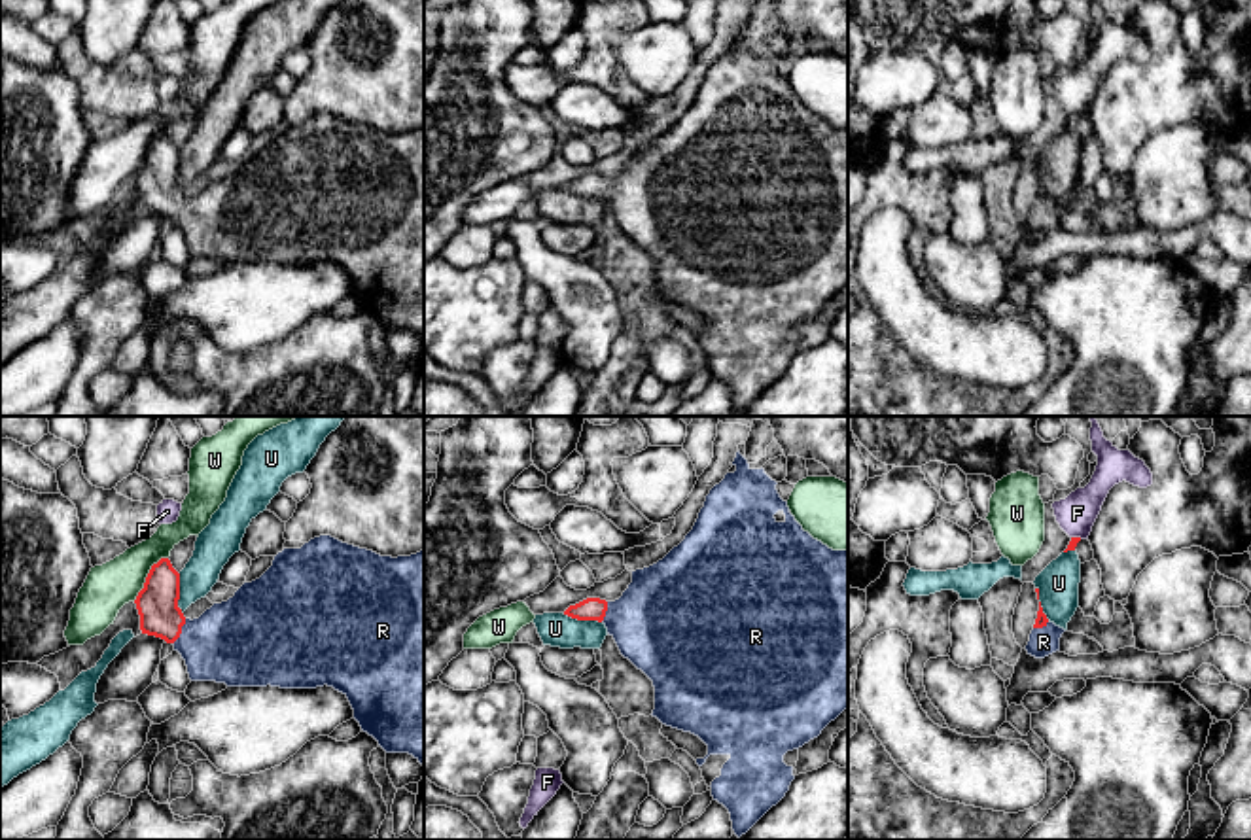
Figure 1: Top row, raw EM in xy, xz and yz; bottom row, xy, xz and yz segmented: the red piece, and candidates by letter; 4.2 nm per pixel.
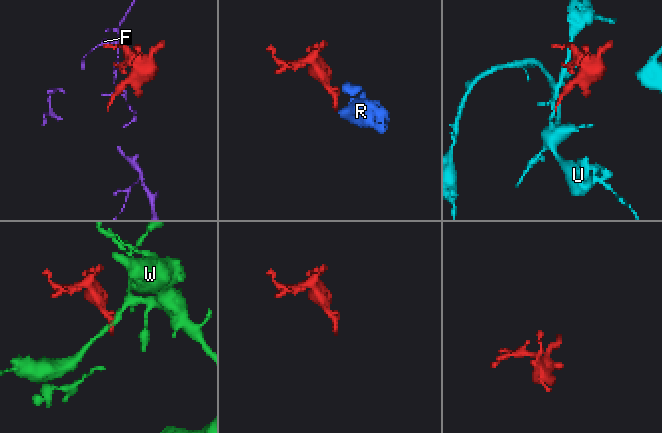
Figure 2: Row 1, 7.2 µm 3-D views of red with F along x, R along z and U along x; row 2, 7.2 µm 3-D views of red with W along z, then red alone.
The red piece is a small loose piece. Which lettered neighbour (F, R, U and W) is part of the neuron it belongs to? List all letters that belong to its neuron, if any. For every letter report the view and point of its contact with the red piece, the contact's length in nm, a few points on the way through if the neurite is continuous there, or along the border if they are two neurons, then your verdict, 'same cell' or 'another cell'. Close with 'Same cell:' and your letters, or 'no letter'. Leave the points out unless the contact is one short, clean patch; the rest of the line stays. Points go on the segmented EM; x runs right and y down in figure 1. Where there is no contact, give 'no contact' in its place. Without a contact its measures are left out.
F: yz (1077, 538) | 50 nm | another cell
R: xy (180, 632) | 130 nm | across xy (158, 602), (158, 610), (180, 632), (199, 642), (237, 642) | same cell
U: xy (178, 594) | 180 nm | along xy (178, 574), (178, 608), (182, 613) | another cell
W: xy (148, 576) | 240 nm | along xy (167, 557), (161, 557), (152, 566), (144, 587), (133, 600) | another cell
Same cell: R

